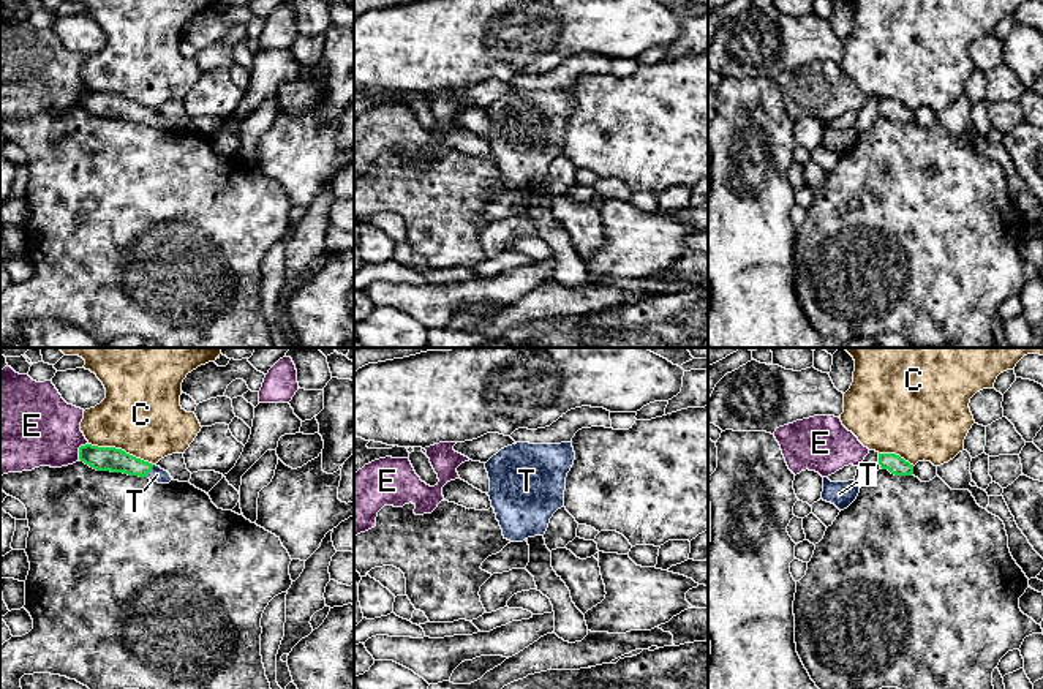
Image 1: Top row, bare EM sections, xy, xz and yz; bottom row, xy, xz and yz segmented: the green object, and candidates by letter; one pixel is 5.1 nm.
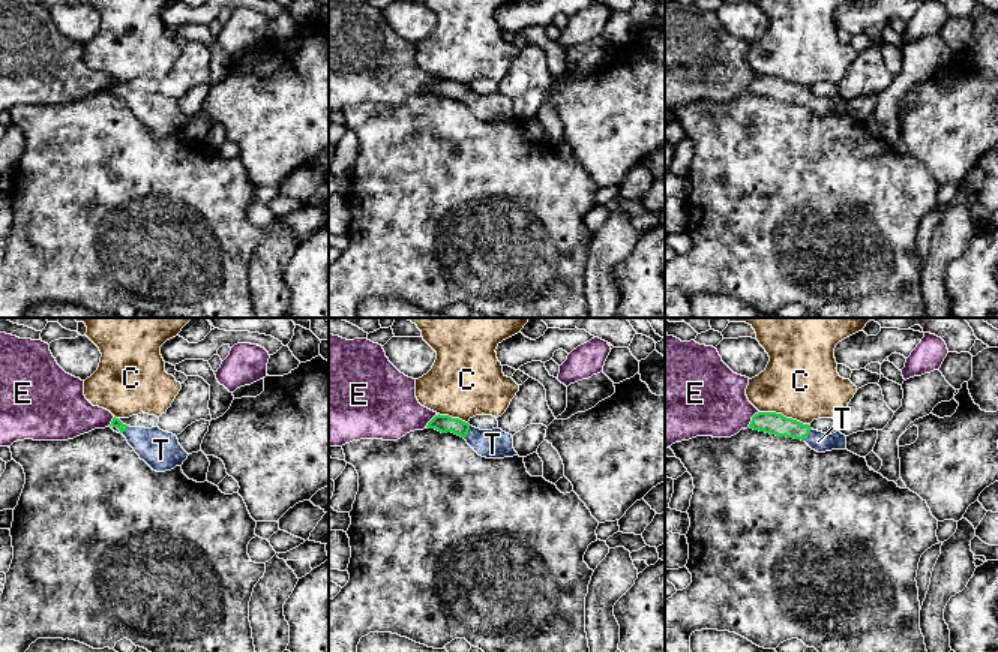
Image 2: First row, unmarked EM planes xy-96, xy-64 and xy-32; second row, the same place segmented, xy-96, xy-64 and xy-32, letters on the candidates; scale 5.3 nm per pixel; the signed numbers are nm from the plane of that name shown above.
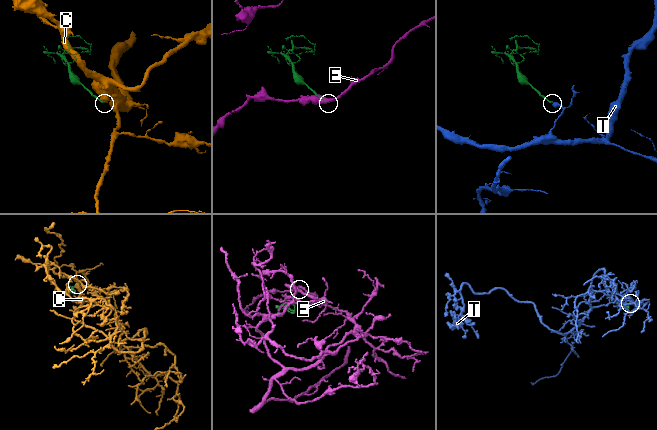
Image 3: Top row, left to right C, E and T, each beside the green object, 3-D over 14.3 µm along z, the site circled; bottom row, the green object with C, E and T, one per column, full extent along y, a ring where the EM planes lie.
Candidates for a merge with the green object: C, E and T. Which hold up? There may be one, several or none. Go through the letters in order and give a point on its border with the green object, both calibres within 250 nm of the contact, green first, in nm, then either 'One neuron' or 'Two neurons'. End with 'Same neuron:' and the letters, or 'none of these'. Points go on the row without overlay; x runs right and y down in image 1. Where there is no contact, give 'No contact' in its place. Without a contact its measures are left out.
C: Touches green at xy (120, 95). Thickness 130 nm (green) against 400 nm. Two neurons
E: Touches green at xy (79, 95). Thickness 130 nm (green) against 400 nm. Two neurons
T: Touches green at xy (150, 116). Thickness 130 nm (green) against 70 nm. One neuron
Same neuron: T

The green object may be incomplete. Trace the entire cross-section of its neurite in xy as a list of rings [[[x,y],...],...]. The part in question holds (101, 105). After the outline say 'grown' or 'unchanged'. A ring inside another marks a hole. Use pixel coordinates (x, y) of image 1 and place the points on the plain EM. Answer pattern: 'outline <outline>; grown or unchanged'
outline [[[85,90],[79,93],[79,106],[96,117],[123,119],[149,123],[158,130],[174,126],[171,120],[156,111],[136,104],[122,95]]]; grown

